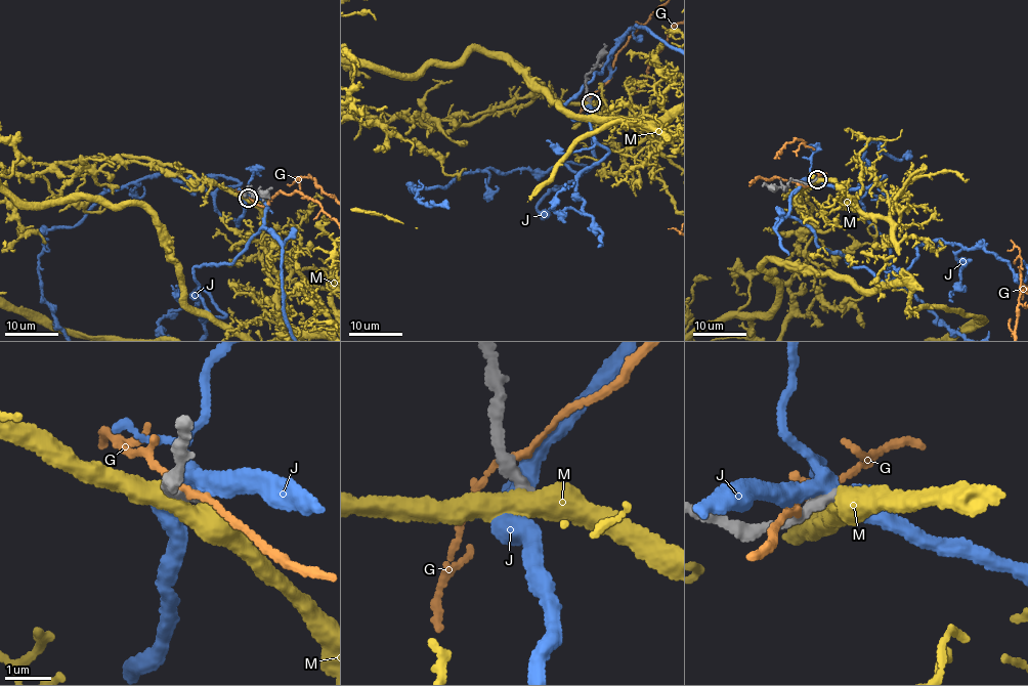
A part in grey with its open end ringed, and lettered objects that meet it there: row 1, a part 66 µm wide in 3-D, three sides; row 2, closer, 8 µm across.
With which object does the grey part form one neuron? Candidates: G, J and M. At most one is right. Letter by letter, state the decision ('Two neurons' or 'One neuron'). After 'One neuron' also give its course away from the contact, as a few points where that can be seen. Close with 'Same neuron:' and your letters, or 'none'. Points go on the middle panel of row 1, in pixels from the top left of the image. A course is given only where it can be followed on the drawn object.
G: Two neurons
J: Two neurons
M: One neuron
Same neuron: M

